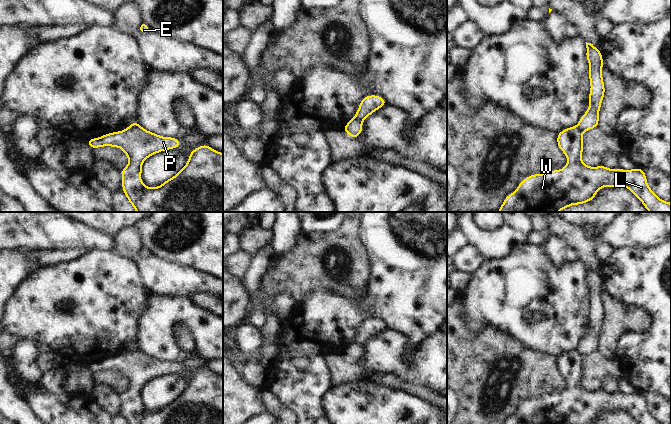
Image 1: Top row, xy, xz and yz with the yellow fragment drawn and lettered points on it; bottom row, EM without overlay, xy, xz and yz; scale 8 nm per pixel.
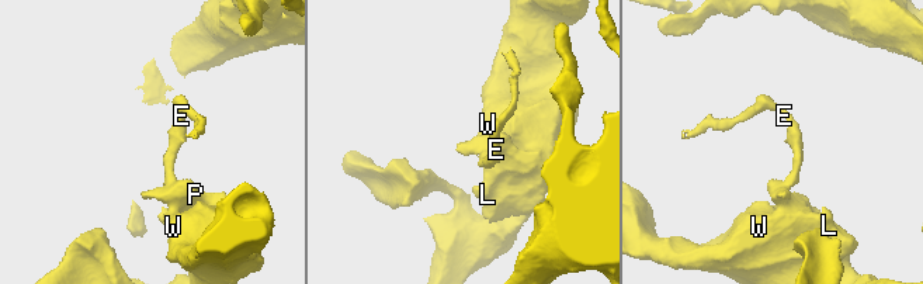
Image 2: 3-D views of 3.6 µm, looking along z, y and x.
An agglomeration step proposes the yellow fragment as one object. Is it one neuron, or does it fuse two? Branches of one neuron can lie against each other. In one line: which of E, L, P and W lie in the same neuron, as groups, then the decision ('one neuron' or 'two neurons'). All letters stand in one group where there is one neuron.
E / L P W | two neurons

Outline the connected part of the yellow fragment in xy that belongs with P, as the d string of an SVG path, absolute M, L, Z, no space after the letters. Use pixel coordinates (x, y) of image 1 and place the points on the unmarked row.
M137 348L125 354L90 362L86 367L93 374L109 370L118 371L125 377L129 387L121 394L122 415L128 424L223 424L223 377L212 373L210 369L200 369L191 375L186 389L177 398L161 410L150 412L141 405L143 386L159 376L179 372L181 366L178 363L149 356Z

